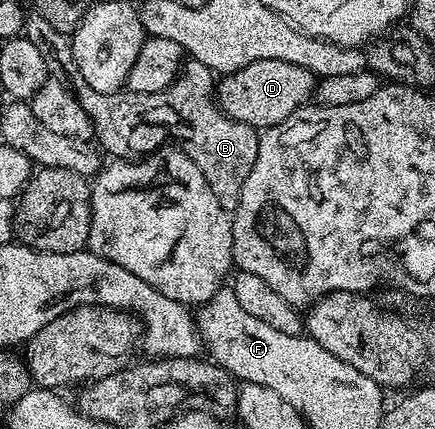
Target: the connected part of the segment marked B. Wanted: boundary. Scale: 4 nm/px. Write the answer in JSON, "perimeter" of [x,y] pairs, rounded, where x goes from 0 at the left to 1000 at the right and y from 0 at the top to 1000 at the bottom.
{"perimeter":[[[441,138],[428,140],[421,166],[407,186],[389,200],[393,226],[402,235],[402,254],[448,287],[448,310],[453,310],[453,366],[441,373],[448,389],[464,399],[469,417],[476,422],[494,459],[503,464],[503,478],[520,492],[543,487],[549,455],[556,450],[559,427],[566,424],[568,408],[575,406],[586,385],[586,368],[595,361],[595,310],[593,303],[577,298],[568,287],[549,287],[531,277],[515,263],[506,245],[499,242],[494,224],[494,172],[487,161],[478,161],[467,147]]]}

